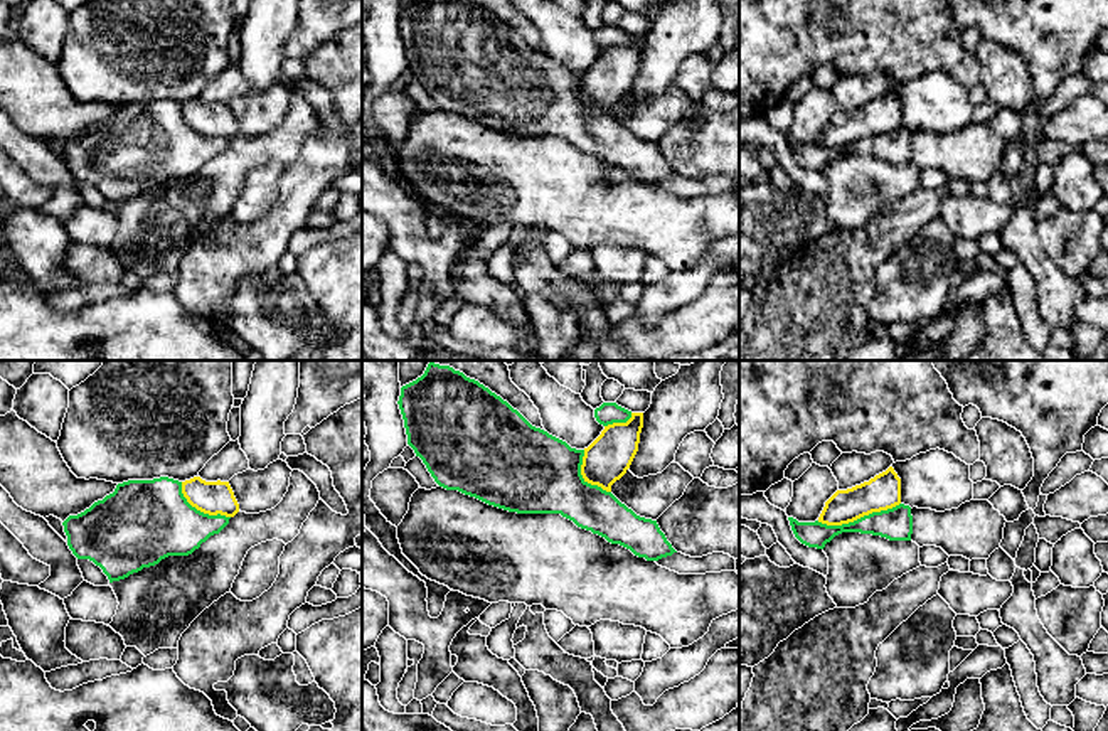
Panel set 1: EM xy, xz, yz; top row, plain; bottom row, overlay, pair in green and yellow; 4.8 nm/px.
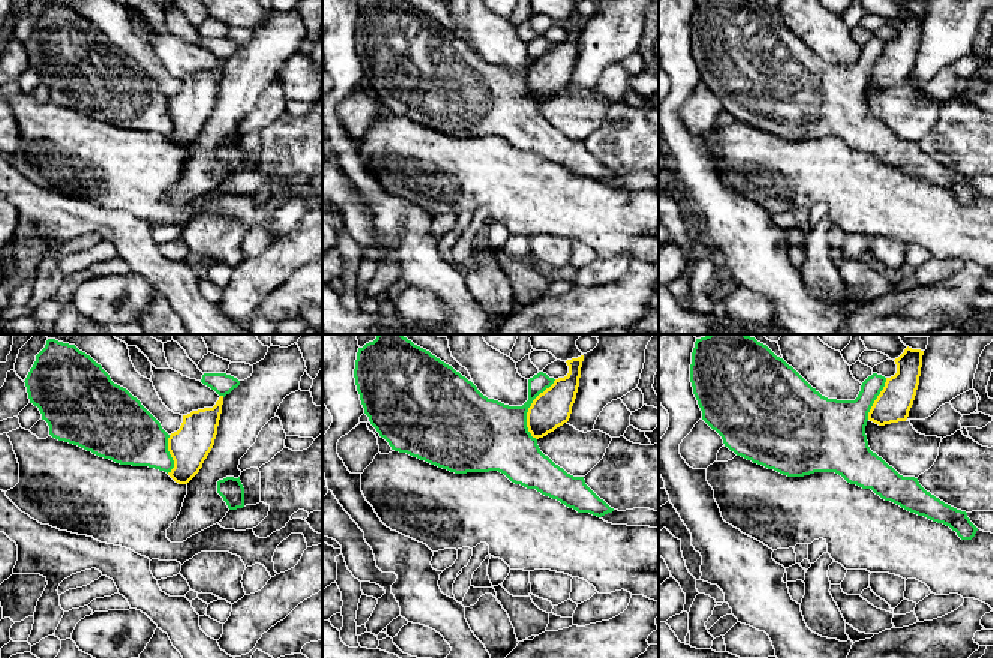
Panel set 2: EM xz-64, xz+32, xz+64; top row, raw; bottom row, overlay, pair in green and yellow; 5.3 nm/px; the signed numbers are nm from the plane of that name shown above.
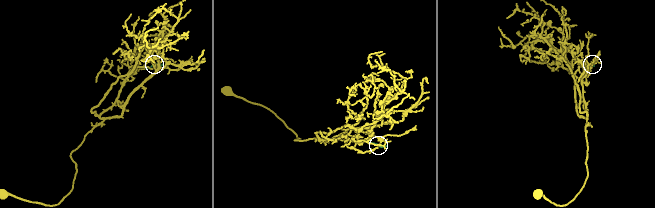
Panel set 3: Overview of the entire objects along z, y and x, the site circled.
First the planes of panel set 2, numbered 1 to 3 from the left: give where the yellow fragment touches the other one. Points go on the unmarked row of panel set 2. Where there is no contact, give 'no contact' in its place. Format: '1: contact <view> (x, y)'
1: contact xz-64 (170, 119)
2: contact xz+32 (527, 74)
3: contact xz+64 (876, 62)

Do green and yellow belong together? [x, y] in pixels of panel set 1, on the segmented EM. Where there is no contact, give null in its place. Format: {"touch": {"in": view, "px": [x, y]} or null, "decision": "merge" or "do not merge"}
{"touch": {"in": "yz", "px": [857, 519]}, "decision": "do not merge"}

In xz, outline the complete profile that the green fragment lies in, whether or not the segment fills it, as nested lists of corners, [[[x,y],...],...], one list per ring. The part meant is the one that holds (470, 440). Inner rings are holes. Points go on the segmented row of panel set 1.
[[[429,362],[424,374],[401,387],[399,409],[408,445],[434,482],[488,505],[517,514],[561,514],[578,527],[630,549],[647,561],[677,552],[657,520],[637,515],[611,492],[581,475],[584,450],[532,426],[507,401],[450,366]]]

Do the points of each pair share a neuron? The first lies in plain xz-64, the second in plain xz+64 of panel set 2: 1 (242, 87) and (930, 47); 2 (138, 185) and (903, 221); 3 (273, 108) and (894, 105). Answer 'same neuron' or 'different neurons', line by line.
1: same neuron
2: same neuron
3: same neuron

